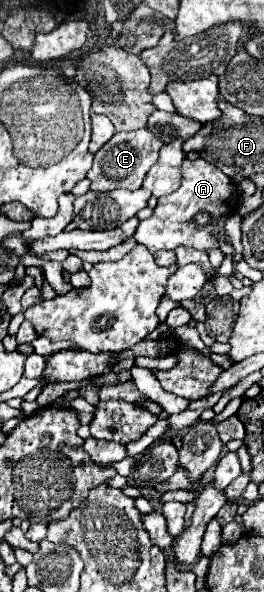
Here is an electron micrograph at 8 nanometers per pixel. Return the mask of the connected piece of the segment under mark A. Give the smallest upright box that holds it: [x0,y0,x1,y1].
[135,158,235,254]

